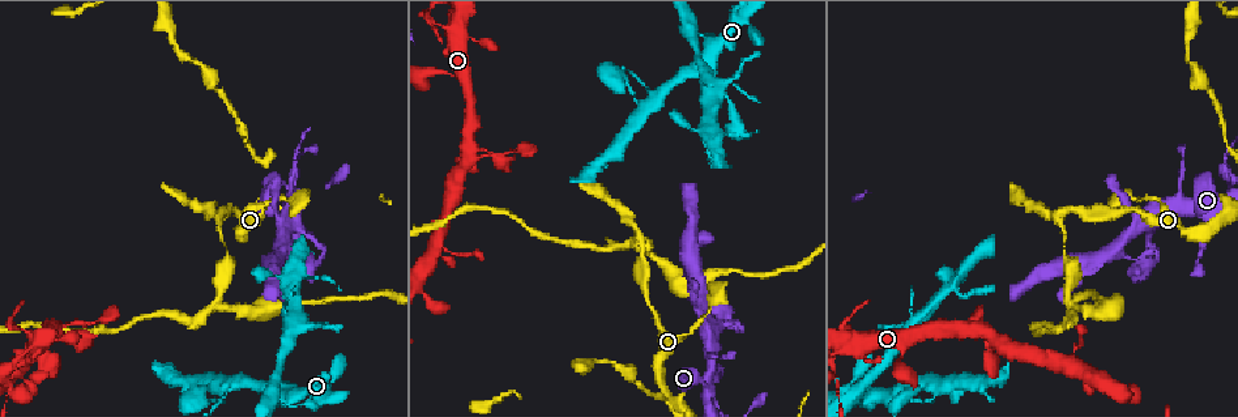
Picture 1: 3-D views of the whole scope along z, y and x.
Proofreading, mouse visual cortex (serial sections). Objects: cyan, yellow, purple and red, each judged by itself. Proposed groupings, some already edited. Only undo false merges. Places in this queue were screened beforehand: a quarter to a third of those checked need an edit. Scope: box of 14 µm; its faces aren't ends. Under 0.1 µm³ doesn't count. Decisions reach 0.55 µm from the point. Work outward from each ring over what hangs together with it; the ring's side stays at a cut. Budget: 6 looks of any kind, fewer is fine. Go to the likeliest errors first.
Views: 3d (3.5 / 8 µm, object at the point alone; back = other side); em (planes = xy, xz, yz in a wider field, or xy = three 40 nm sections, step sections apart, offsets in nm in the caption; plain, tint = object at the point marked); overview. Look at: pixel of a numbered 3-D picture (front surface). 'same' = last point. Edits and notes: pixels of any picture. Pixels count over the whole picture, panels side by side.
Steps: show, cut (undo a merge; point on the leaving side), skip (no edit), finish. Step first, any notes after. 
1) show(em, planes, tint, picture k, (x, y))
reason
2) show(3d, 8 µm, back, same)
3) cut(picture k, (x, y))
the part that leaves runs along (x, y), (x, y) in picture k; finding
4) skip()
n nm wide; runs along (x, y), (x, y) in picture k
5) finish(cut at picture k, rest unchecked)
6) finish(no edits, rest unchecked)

show(3d, 8 µm, picture 1, (1067, 293))
three arms meet

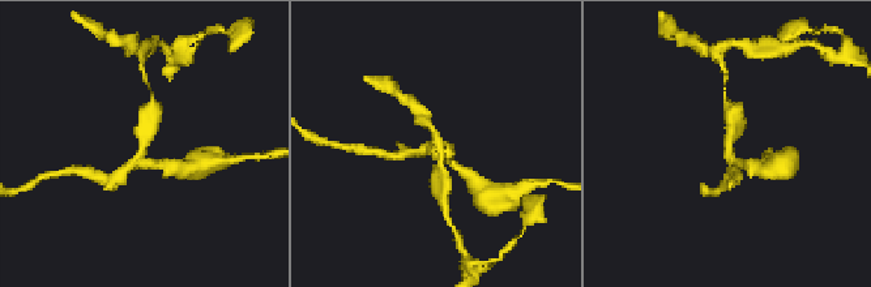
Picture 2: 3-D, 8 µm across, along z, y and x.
show(3d, 3.5 µm, back, picture 2, (140, 146))

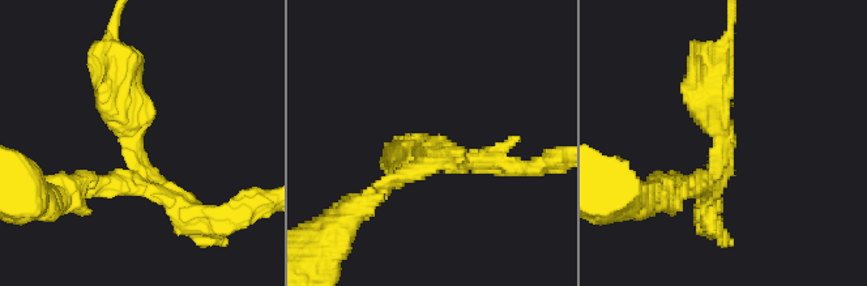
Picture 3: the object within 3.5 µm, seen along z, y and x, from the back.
show(em, xy, step 3, tint, picture 3, (723, 145))
3 arms; arms of 200, 200, 500 nm

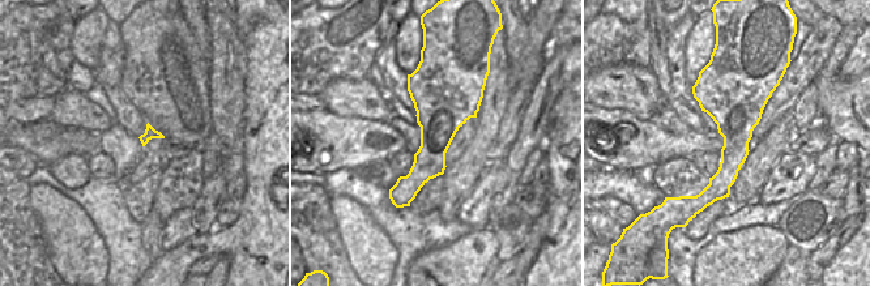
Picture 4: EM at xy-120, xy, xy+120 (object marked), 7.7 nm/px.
cut(picture 3, (97, 184))
the part that leaves runs along (131, 175), (30, 195) in picture 3; a second cell is stuck on

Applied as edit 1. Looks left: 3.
show(overview)

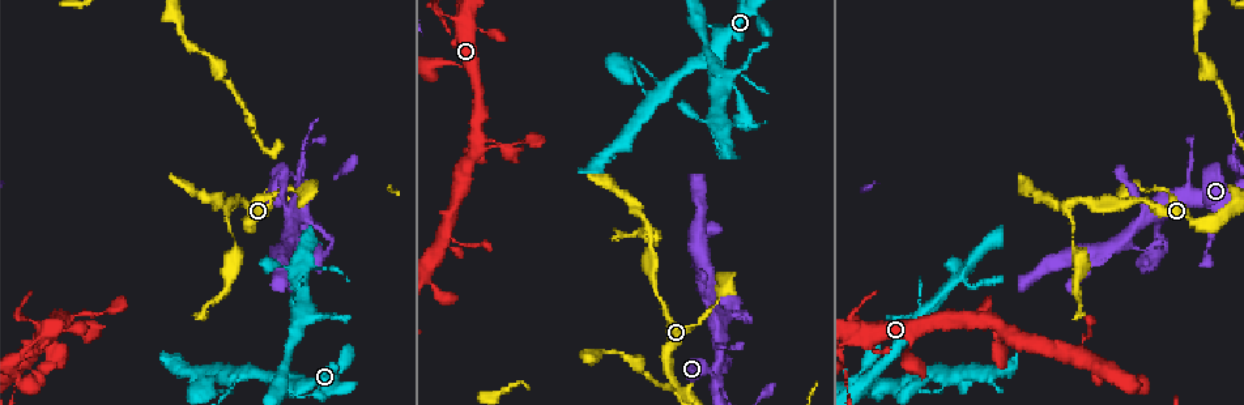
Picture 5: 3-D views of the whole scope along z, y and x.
show(3d, 3.5 µm, picture 5, (718, 387))
three-way junction

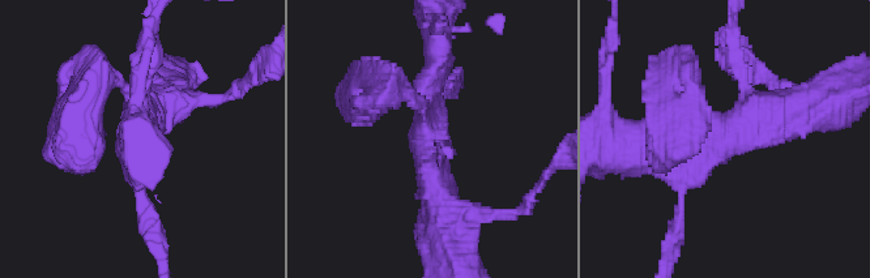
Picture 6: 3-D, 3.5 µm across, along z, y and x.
show(em, planes, tint, picture 6, (431, 147))

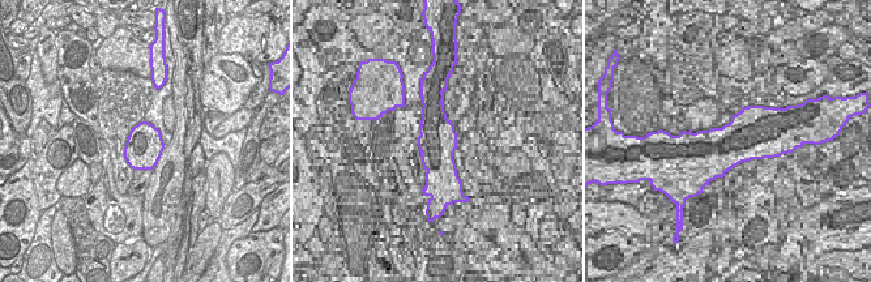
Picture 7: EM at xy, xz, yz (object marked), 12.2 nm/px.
skip()
460 nm wide; runs along (413, 101), (442, 152) in picture 6; all the same cell

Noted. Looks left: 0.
finish(cut at picture 3, rest unchecked)

